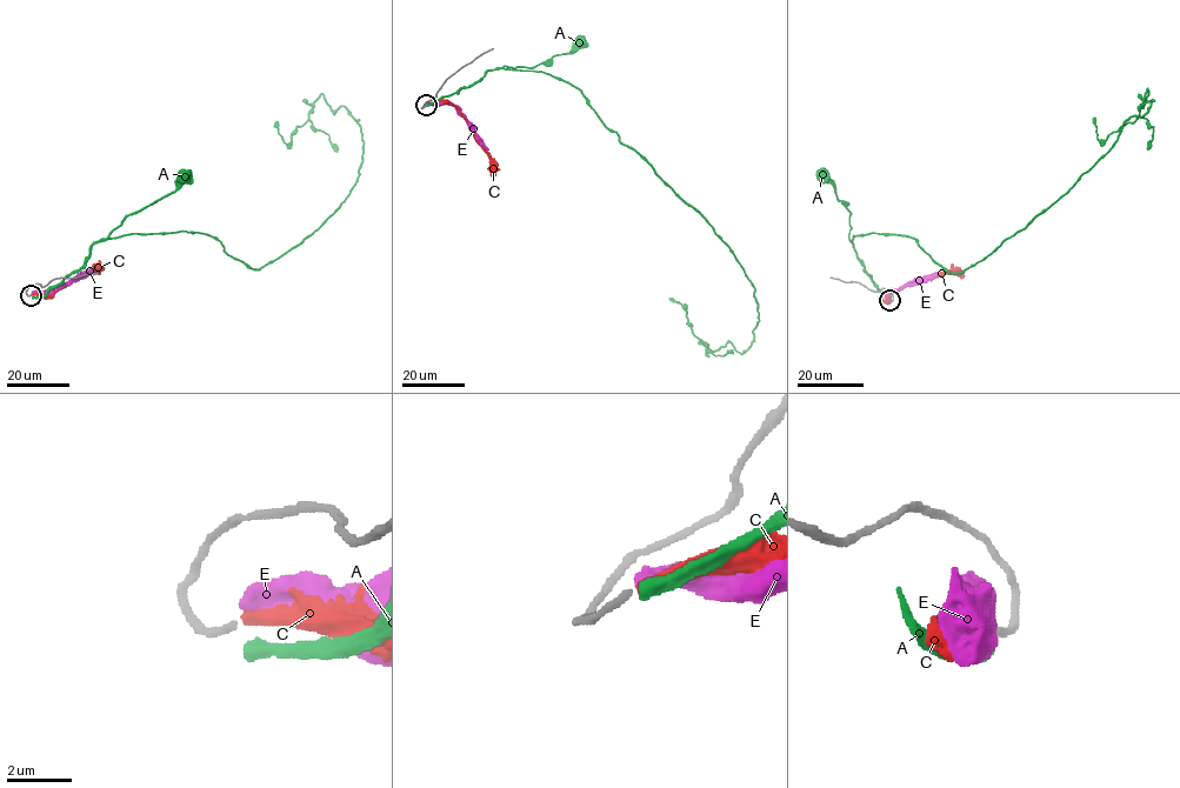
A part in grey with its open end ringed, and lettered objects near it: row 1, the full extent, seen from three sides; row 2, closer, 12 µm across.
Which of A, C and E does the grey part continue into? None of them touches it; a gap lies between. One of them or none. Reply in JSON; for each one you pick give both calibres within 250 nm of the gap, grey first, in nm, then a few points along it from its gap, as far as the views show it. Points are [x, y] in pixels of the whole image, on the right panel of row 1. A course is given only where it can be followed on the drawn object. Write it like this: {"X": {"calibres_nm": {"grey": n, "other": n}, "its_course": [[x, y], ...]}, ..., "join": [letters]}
{"join": []}

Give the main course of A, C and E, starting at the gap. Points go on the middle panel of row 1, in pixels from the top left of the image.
A: (427, 105), (471, 86), (488, 69), (533, 67), (554, 55), (571, 53), (580, 41)
C: (427, 105), (448, 101), (457, 107), (488, 155), (495, 175)
E: (427, 105), (451, 104), (468, 121), (486, 151)

